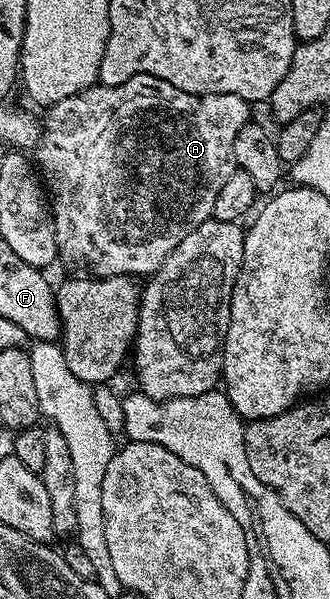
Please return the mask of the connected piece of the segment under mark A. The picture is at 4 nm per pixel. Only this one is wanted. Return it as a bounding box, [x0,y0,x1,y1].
[33,72,249,274]

